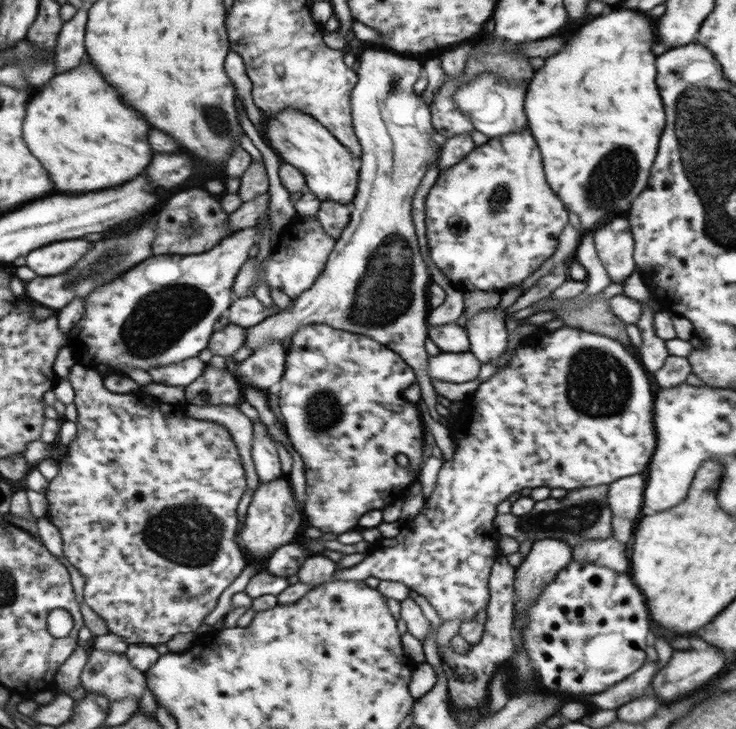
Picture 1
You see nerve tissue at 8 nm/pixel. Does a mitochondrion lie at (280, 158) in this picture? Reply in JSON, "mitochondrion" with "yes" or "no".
{"mitochondrion":"no"}

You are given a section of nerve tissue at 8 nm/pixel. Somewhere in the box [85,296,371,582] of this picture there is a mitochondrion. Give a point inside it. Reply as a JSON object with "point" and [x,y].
{"point":[190,534]}

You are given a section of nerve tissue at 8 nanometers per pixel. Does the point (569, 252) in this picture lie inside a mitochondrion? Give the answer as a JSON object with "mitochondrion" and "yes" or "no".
{"mitochondrion":"no"}

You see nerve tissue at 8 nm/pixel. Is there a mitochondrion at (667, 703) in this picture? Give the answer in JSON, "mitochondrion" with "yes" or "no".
{"mitochondrion":"no"}

